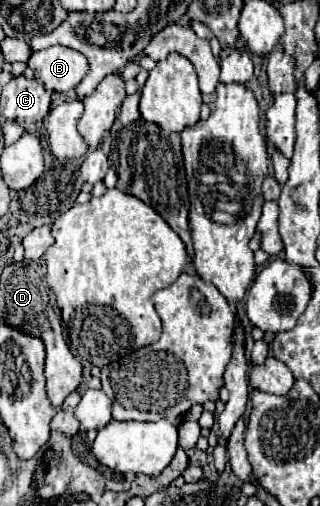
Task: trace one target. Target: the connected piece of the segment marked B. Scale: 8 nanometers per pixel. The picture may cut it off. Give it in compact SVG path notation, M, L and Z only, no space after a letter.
M63 46L33 52L27 64L35 72L35 78L53 92L67 92L75 88L89 72L87 58L81 52Z

